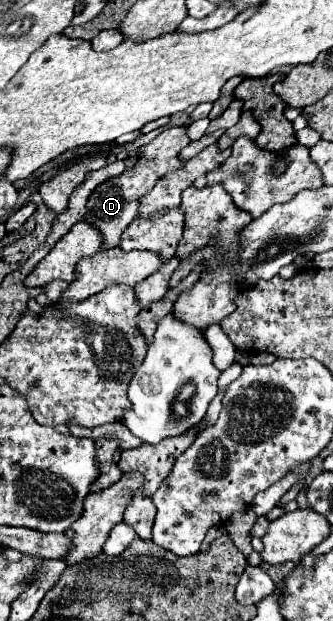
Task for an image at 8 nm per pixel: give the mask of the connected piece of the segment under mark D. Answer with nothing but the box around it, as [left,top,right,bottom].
[86,127,190,249]

